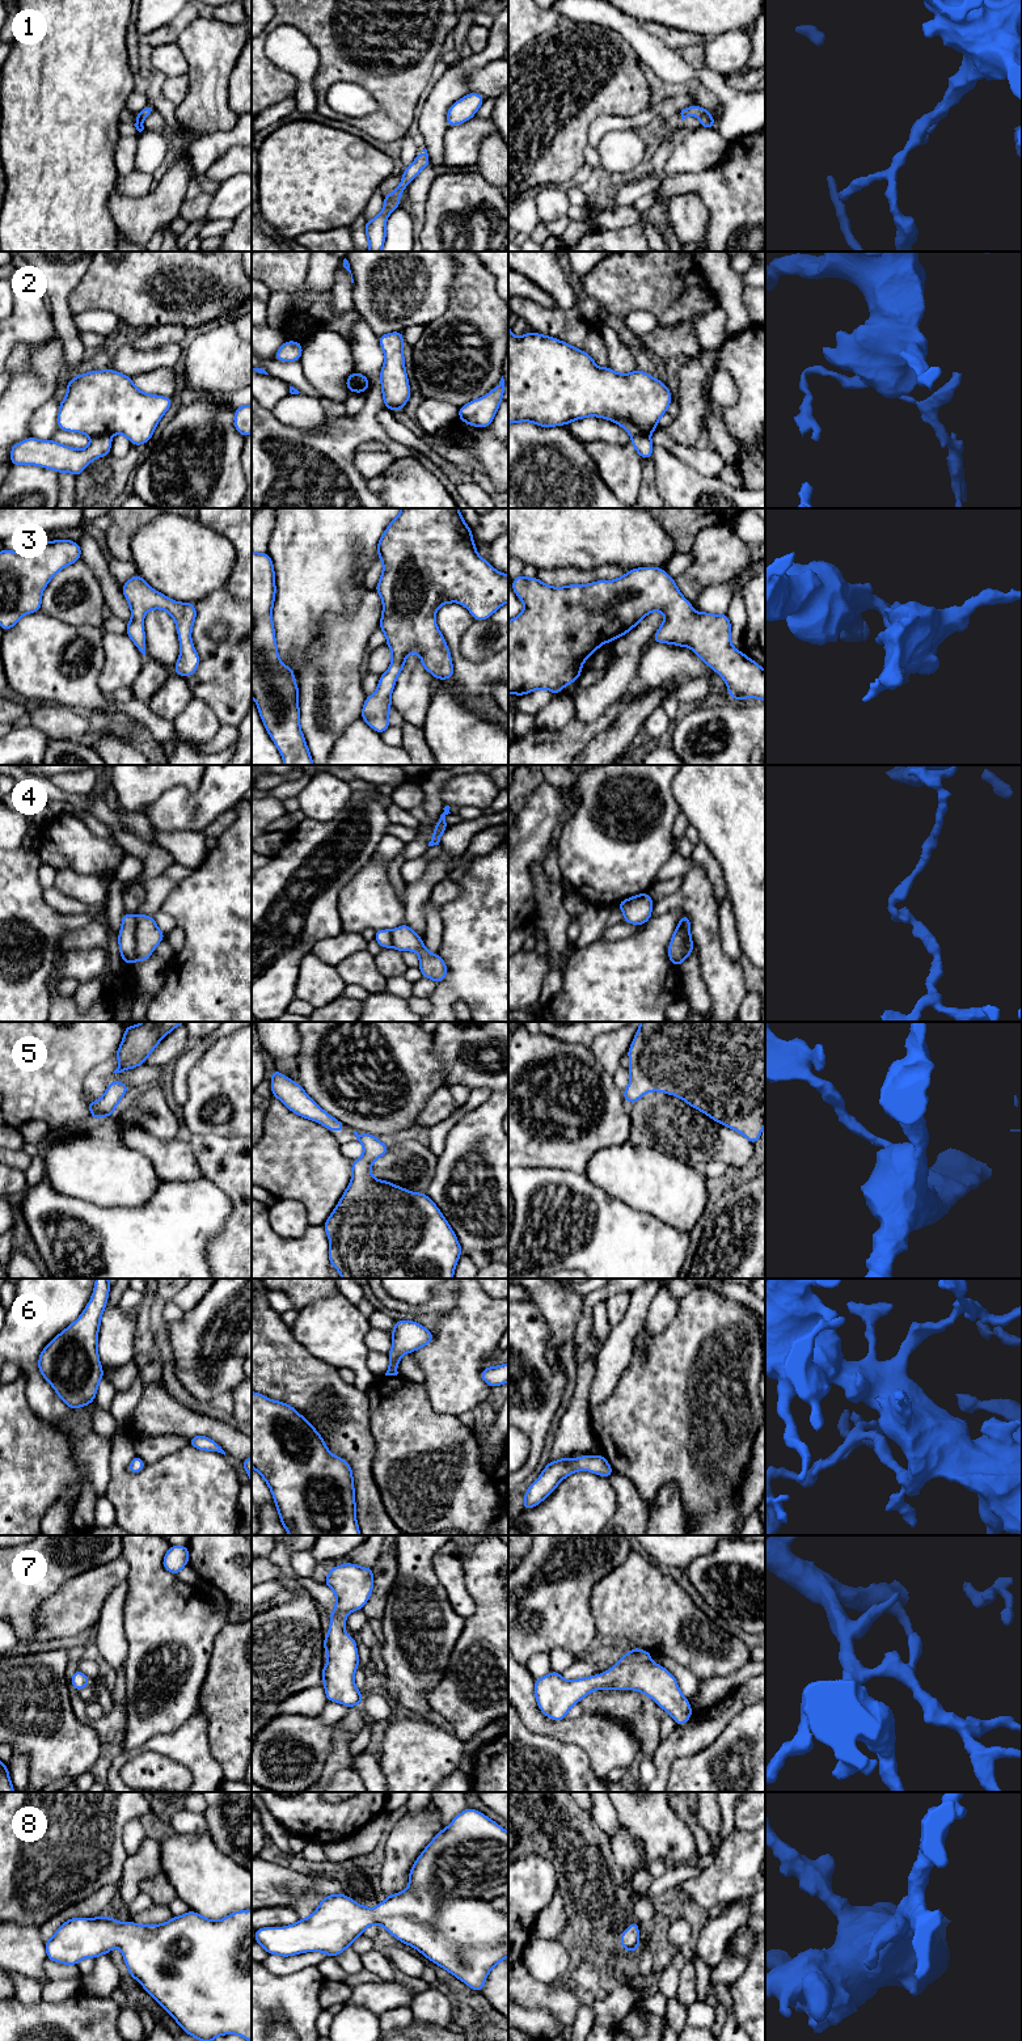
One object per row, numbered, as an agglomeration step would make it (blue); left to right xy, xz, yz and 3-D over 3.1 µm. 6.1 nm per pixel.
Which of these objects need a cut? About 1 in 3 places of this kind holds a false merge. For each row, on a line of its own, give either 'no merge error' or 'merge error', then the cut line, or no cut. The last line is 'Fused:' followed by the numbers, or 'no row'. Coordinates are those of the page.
1: no merge error; cut none
2: merge error; cut xy (109, 435), (93, 435), (91, 438)
3: no merge error; cut none
4: merge error; cut xy (134, 916), (135, 960)
5: no merge error; cut none
6: no merge error; cut none
7: no merge error; cut none
8: no merge error; cut none
Fused: 2, 4

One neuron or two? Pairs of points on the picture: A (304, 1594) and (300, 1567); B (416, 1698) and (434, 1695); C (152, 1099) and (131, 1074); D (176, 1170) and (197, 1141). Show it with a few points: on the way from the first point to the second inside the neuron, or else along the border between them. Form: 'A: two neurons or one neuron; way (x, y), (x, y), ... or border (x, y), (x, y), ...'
A: two neurons; border (290, 1554), (298, 1550), (308, 1550), (317, 1560)
B: two neurons; border (444, 1672), (440, 1681), (426, 1693), (431, 1708)
C: two neurons; border (136, 1097), (113, 1116)
D: two neurons; border (188, 1141), (203, 1175)

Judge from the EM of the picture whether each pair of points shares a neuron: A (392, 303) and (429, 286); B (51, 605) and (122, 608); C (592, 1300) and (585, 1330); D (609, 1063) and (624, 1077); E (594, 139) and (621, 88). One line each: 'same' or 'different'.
A: same
B: different
C: same
D: different
E: different

